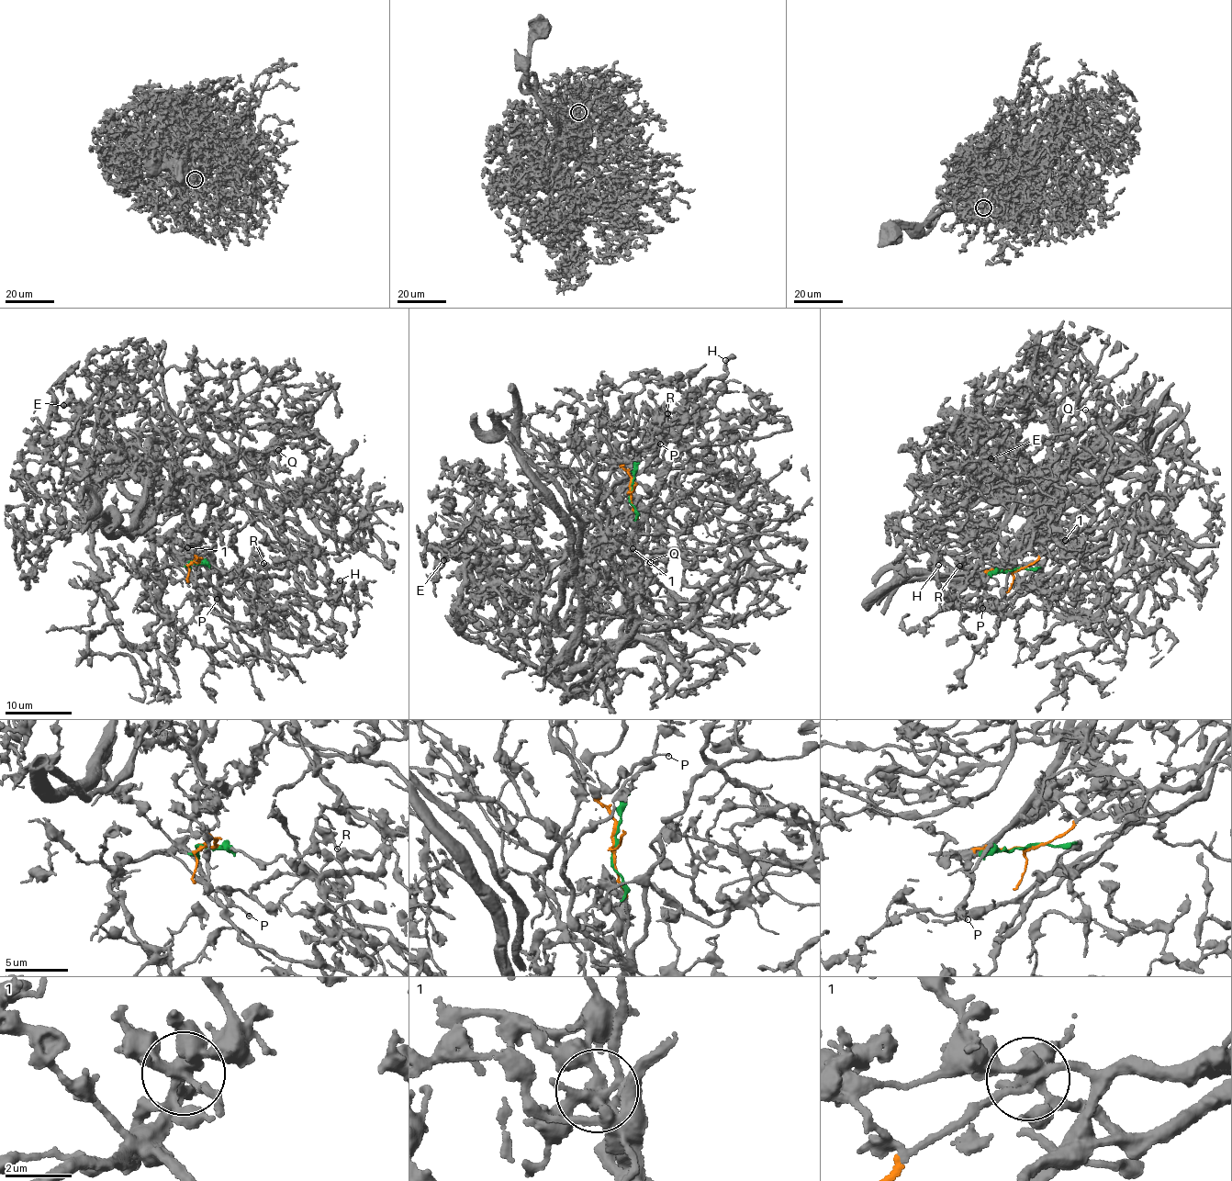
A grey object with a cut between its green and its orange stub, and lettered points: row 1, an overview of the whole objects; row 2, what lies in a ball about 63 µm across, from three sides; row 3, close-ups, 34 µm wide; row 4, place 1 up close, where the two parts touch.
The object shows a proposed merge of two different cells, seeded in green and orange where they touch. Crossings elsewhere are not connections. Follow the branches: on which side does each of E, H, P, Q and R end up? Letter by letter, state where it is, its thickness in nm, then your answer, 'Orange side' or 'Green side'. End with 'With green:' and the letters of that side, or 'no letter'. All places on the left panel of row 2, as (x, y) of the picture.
E: Place: (63, 405). Thickness 480 nm. Green side
H: Place: (340, 580). Thickness 190 nm. Green side
P: Place: (217, 599). Thickness 150 nm. Orange side
Q: Place: (278, 450). Thickness 360 nm. Orange side
R: Place: (263, 563). Thickness 190 nm. Green side
With green: E, H, R

